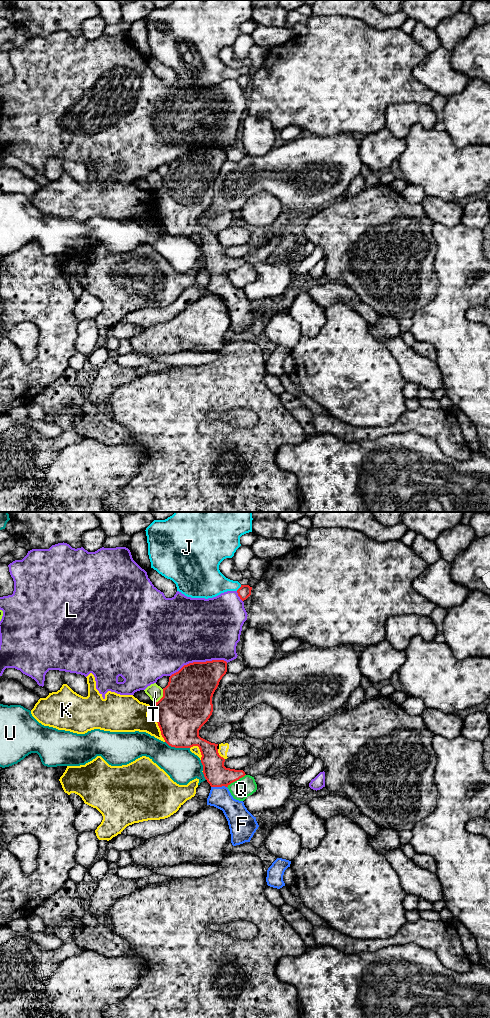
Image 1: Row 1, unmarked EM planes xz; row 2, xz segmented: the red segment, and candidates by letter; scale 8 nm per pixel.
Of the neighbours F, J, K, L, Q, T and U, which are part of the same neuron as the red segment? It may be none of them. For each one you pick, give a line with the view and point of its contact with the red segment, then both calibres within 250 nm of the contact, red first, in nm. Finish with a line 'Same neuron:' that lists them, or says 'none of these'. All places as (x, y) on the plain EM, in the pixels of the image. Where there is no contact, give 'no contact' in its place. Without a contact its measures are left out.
F: meets red in xz at (218, 274); 190 nm thick on the red side, 180 nm on the other
Same neuron: F

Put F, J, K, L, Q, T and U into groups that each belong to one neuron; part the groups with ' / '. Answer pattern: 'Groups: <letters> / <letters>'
Groups: F / J / K / L / Q / T / U

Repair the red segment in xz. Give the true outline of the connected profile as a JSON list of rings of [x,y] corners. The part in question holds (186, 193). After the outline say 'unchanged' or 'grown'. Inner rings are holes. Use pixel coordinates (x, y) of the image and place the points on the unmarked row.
[[[212,148],[184,153],[169,165],[163,185],[155,192],[155,204],[165,230],[175,236],[198,234],[203,262],[211,274],[207,293],[223,299],[233,334],[250,330],[259,313],[243,289],[233,286],[227,276],[244,265],[243,258],[224,254],[218,232],[199,224],[199,218],[213,200],[212,185],[227,160],[227,150]]] | grown

